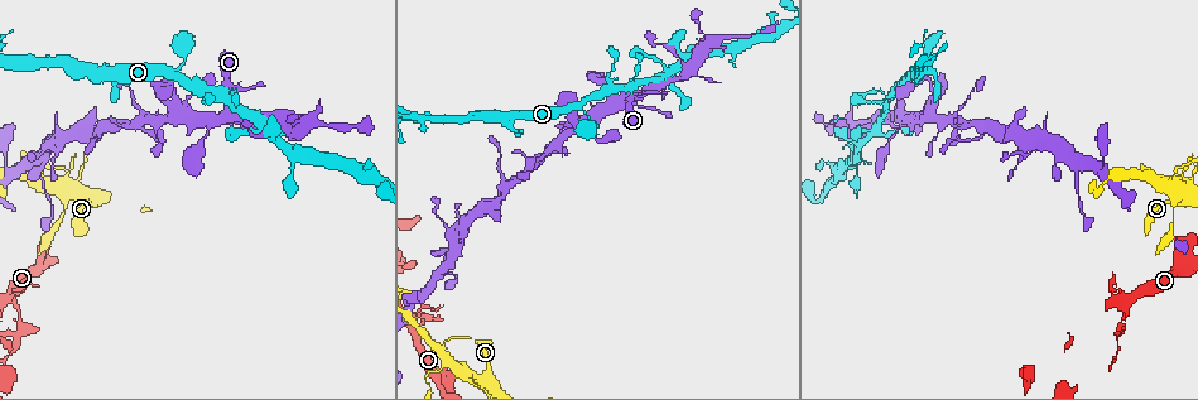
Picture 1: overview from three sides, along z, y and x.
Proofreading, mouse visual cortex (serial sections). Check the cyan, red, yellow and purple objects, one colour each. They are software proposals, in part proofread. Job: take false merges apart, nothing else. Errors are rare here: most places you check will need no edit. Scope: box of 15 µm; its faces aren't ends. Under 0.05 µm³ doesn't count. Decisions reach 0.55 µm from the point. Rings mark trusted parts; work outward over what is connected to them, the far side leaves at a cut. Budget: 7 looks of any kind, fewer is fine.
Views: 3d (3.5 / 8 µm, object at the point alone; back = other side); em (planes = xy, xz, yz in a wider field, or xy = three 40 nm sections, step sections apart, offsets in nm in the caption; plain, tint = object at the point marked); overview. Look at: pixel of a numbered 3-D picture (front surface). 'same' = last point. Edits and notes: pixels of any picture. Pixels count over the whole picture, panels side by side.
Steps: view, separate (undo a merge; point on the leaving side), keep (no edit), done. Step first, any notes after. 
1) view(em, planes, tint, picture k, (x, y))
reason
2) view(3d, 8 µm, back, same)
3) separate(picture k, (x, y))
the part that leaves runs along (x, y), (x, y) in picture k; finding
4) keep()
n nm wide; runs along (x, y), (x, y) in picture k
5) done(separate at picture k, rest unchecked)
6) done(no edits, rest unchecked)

view(3d, 3.5 µm, picture 1, (230, 96))
sharp bend

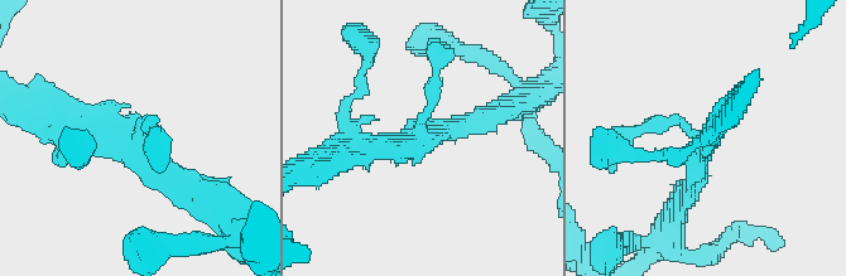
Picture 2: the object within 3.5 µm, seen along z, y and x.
view(em, planes, tint, picture 2, (422, 138))
need the tissue

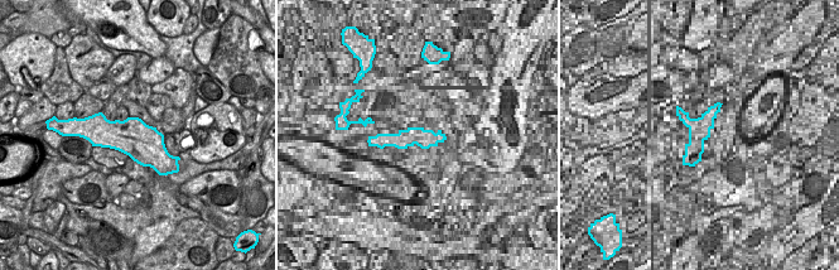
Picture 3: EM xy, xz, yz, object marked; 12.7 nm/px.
view(em, xy, step 2, tint, same)
another direction

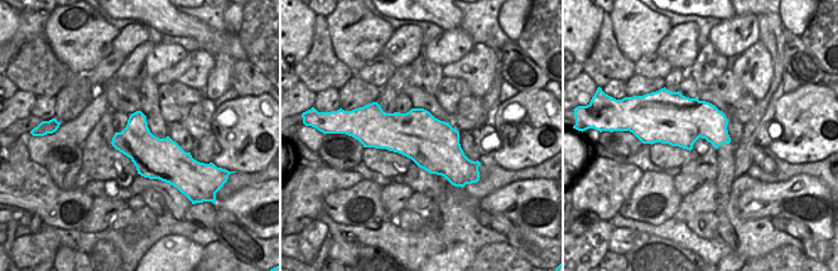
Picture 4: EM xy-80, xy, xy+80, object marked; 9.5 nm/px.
keep()
runs along (342, 153), (417, 140), (436, 68) in picture 2; all the same cell

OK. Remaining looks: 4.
view(3d, 3.5 µm, picture 1, (548, 147))
sharp bend

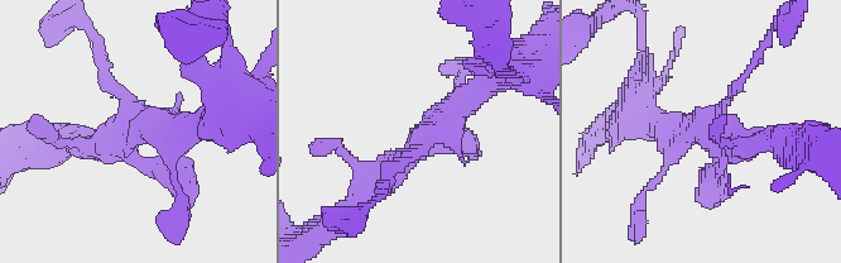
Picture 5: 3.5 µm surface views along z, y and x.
view(em, xy, step 5, tint, picture 5, (419, 140))
need the tissue

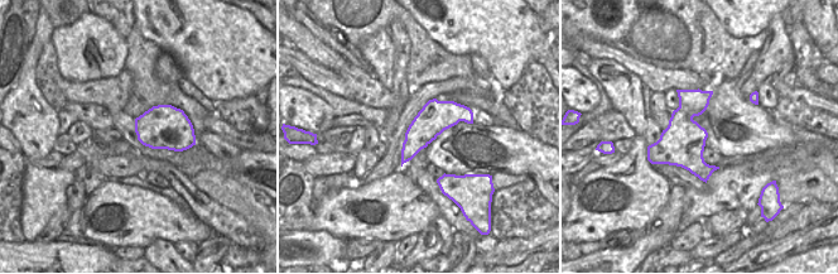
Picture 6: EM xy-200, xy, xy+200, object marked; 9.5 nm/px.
keep()
runs along (488, 84), (364, 194) in picture 5; one cell here

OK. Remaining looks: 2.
view(3d, 3.5 µm, picture 1, (282, 119))

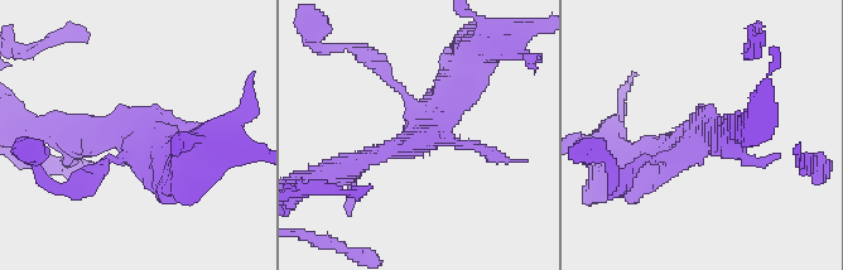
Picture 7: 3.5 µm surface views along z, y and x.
view(em, xy, step 5, tint, picture 7, (430, 124))
need the tissue

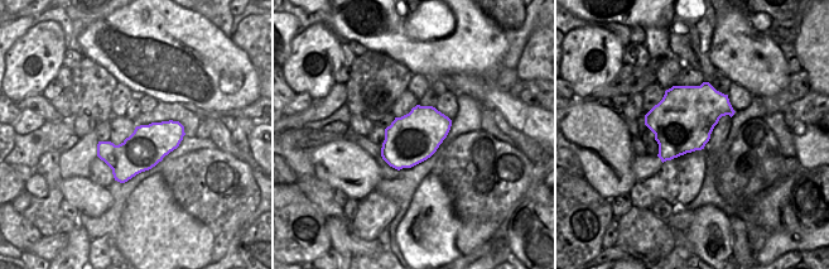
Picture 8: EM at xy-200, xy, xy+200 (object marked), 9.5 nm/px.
keep()
runs along (353, 164), (428, 126), (475, 61) in picture 7; continuous, no second cell

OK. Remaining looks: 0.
done(no edits, rest unchecked)

